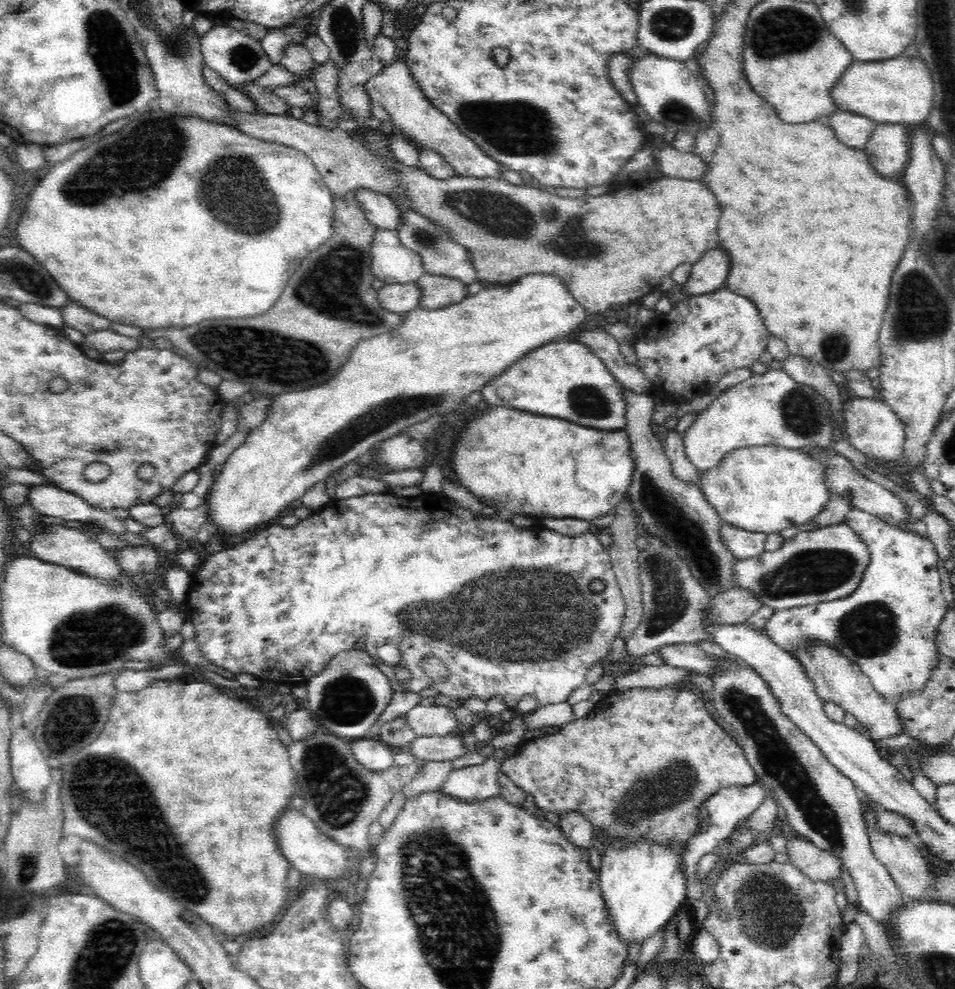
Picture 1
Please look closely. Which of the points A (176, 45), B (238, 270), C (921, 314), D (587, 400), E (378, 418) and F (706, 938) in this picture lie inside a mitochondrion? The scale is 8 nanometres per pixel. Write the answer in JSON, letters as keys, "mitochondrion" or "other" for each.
{"A":"mitochondrion","B":"other","C":"mitochondrion","D":"mitochondrion","E":"mitochondrion","F":"other"}

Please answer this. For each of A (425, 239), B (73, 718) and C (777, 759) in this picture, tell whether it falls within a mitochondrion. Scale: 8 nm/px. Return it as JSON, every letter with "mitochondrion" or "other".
{"A":"mitochondrion","B":"mitochondrion","C":"mitochondrion"}

